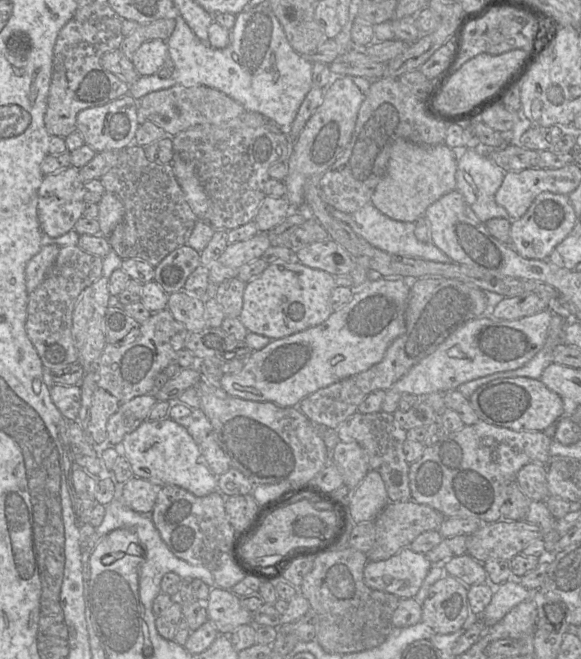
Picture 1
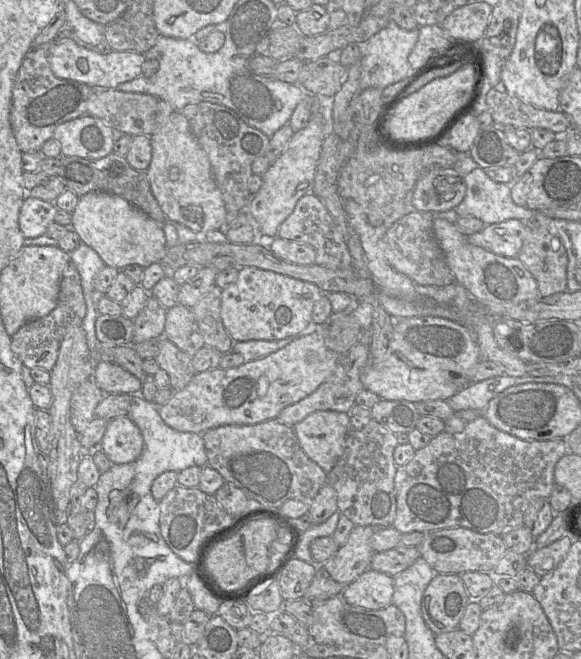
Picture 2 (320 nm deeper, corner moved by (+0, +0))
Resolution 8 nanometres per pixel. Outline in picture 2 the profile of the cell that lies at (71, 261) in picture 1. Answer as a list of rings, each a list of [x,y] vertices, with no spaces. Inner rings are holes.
[[[70,261],[60,280],[56,307],[46,316],[26,322],[11,336],[11,348],[27,368],[42,368],[50,372],[58,359],[59,349],[65,336],[74,328],[82,325],[85,315],[86,303],[81,278]]]

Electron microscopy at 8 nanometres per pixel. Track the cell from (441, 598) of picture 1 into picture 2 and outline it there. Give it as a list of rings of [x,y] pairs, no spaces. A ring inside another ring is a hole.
[[[435,574],[426,587],[421,612],[424,622],[435,634],[458,629],[470,596],[459,574]]]

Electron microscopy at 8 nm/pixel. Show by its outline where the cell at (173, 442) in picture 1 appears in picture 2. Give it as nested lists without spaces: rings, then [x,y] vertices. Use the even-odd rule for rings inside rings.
[[[128,417],[110,420],[102,438],[102,452],[112,464],[135,461],[142,453],[143,436],[139,427]]]

